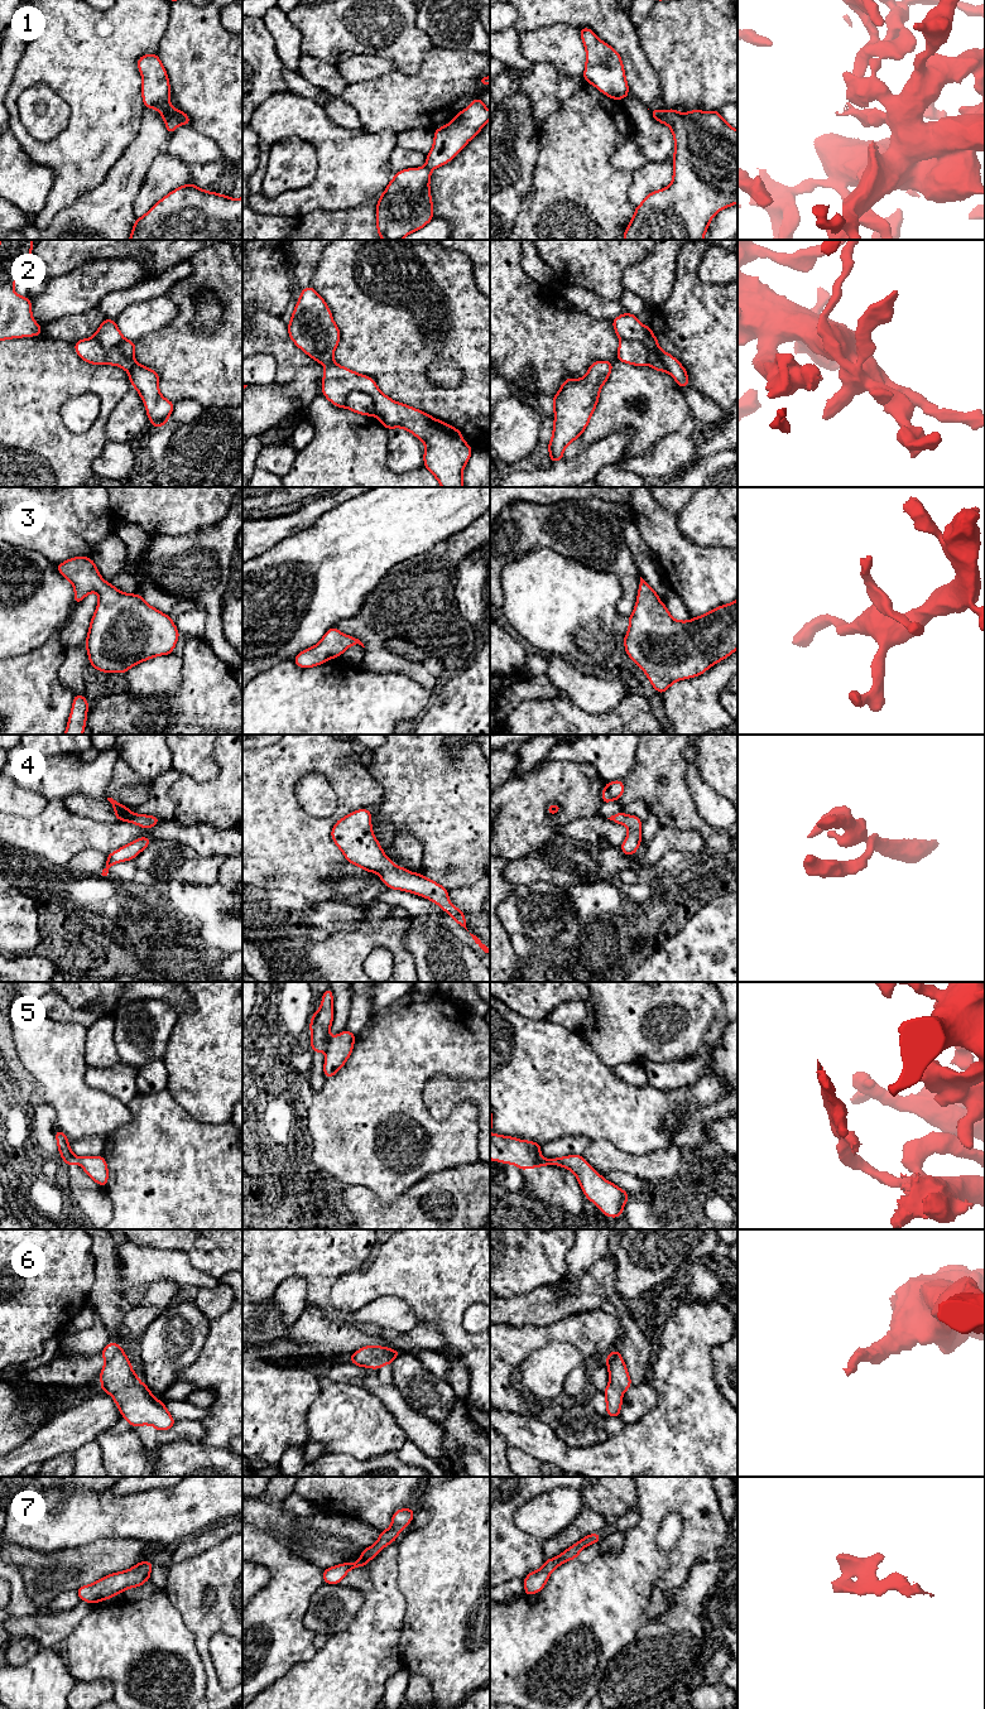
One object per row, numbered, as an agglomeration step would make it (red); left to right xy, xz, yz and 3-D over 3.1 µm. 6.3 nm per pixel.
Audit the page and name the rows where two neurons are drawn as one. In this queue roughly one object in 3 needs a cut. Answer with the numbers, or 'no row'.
1, 5

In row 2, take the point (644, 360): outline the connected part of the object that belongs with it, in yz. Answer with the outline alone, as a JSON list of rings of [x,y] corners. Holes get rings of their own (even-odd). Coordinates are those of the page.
[[[628,312],[611,321],[620,338],[616,360],[629,365],[650,365],[652,369],[668,372],[683,389],[688,387],[688,375],[677,358],[663,351],[649,326],[643,326],[636,316]]]

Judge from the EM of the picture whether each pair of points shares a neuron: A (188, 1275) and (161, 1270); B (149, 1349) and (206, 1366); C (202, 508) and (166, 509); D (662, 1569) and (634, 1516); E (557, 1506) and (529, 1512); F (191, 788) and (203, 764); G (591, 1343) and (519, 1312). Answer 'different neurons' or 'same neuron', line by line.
A: same neuron
B: different neurons
C: same neuron
D: different neurons
E: same neuron
F: different neurons
G: different neurons

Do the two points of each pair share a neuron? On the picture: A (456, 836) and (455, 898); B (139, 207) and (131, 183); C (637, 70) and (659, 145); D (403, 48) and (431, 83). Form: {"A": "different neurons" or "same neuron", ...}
{"A": "different neurons", "B": "different neurons", "C": "different neurons", "D": "different neurons"}

